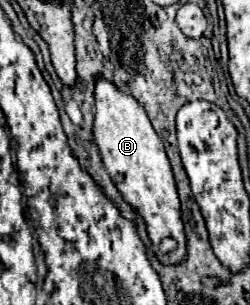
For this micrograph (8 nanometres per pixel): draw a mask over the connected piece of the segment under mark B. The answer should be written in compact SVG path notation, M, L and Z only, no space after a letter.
M96 77L94 81L94 143L106 165L118 191L146 221L150 239L176 239L176 249L170 253L158 253L158 259L168 265L176 265L186 257L186 237L180 219L180 201L172 175L170 161L164 145L156 135L144 107L130 95L120 91L112 81Z

